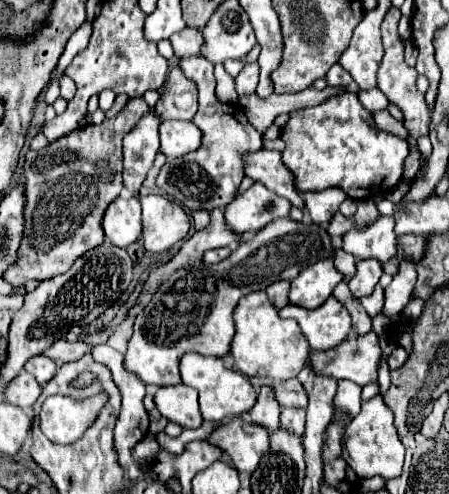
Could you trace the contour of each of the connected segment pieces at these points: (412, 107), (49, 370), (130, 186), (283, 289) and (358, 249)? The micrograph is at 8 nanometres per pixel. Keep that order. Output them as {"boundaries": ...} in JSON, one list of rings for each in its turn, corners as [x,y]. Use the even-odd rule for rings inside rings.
{"boundaries":[[[[391,8],[385,16],[381,24],[381,37],[384,47],[384,56],[377,73],[377,88],[387,96],[389,102],[397,104],[403,114],[405,114],[405,130],[409,132],[409,138],[407,138],[407,144],[409,144],[409,156],[403,164],[403,178],[405,180],[411,180],[415,178],[417,170],[419,170],[419,150],[417,150],[417,138],[419,136],[425,136],[429,132],[429,108],[425,104],[425,96],[417,90],[415,86],[415,80],[417,80],[417,70],[415,68],[409,68],[407,64],[401,66],[399,60],[401,60],[401,36],[397,34],[397,24],[399,24],[399,18],[401,18],[401,12],[399,8]]],[[[33,356],[31,360],[27,360],[25,370],[27,370],[29,374],[33,374],[35,380],[43,386],[45,382],[49,382],[49,380],[55,376],[57,366],[55,366],[53,360],[45,360],[45,356]]],[[[151,110],[141,122],[123,138],[123,186],[131,192],[137,192],[147,176],[147,170],[153,166],[155,154],[159,152],[159,120],[155,120],[155,112]]],[[[279,280],[279,282],[275,282],[267,288],[267,296],[269,296],[269,300],[273,302],[273,306],[277,310],[281,310],[283,306],[289,304],[287,294],[289,294],[289,282],[287,280]]],[[[379,216],[365,228],[351,228],[343,236],[343,250],[355,258],[377,258],[383,264],[395,256],[397,236],[393,226],[393,216]]]]}

